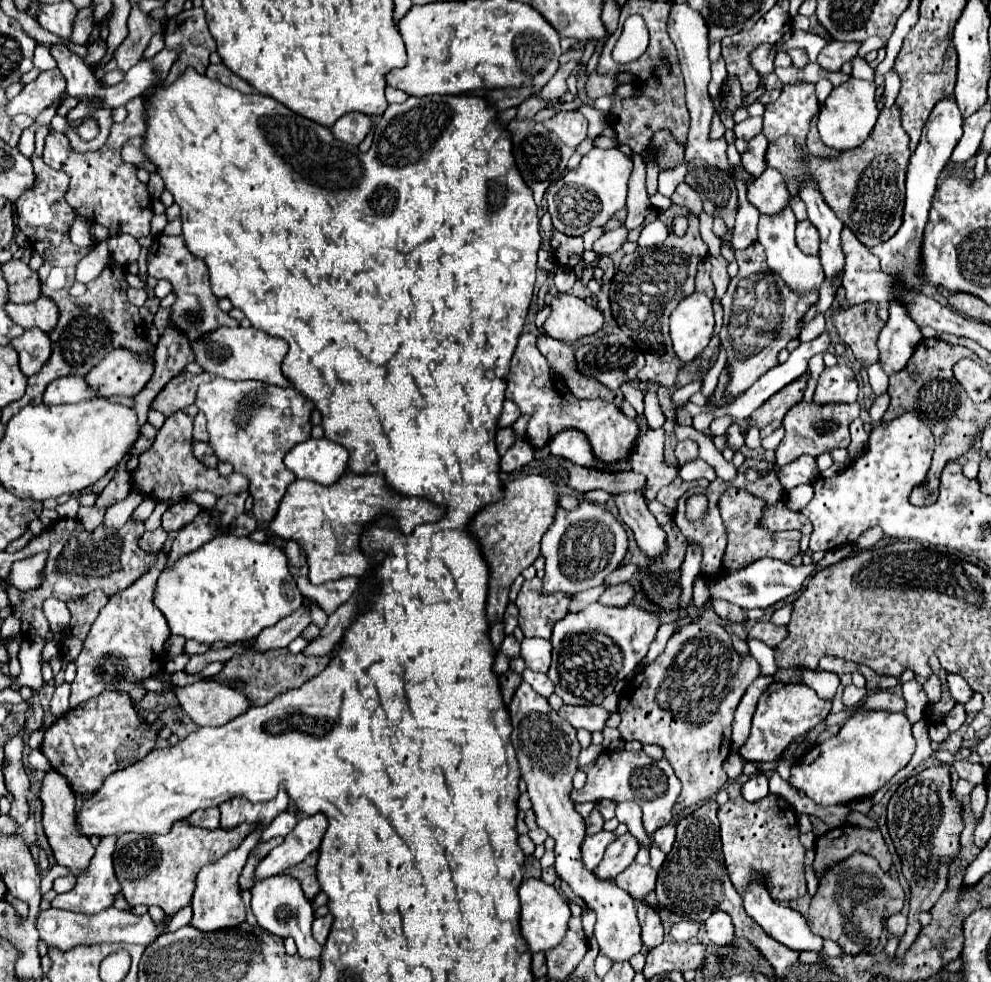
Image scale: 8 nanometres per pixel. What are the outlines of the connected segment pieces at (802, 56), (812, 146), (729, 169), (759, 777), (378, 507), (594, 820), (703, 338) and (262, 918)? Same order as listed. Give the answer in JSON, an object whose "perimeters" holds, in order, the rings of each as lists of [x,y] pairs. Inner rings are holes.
{"perimeters":[[[[803,48],[787,50],[787,54],[791,56],[791,60],[793,60],[793,66],[795,66],[795,68],[805,68],[805,66],[809,64],[809,56],[807,56],[807,52],[805,52]]],[[[813,120],[813,126],[811,126],[811,132],[807,136],[807,148],[811,152],[811,156],[817,156],[817,158],[837,158],[837,152],[831,150],[831,148],[825,148],[819,140],[819,134],[817,134],[817,126],[815,126],[815,120]]],[[[673,4],[671,14],[669,14],[669,24],[667,24],[667,32],[673,40],[673,44],[677,46],[679,52],[679,62],[681,62],[681,70],[683,70],[683,78],[685,78],[685,86],[687,86],[687,108],[689,108],[690,128],[689,138],[687,138],[687,150],[685,150],[685,162],[693,160],[693,158],[703,158],[709,164],[713,164],[715,168],[721,168],[727,176],[733,176],[733,166],[727,158],[727,142],[725,138],[721,140],[713,140],[709,138],[709,130],[711,130],[711,118],[715,114],[713,108],[713,100],[707,92],[707,84],[711,80],[711,70],[709,70],[709,58],[707,58],[707,24],[703,20],[703,16],[697,10],[691,10],[689,6],[681,6],[681,4]]],[[[755,774],[755,776],[751,776],[751,778],[743,784],[741,794],[743,794],[745,800],[749,802],[761,800],[761,798],[767,796],[767,784],[769,784],[769,778],[767,778],[765,774]]],[[[345,472],[335,484],[323,486],[311,480],[293,480],[281,500],[279,512],[269,524],[269,534],[281,540],[295,540],[307,556],[309,580],[313,584],[325,584],[345,576],[365,576],[377,562],[367,558],[359,548],[359,536],[365,524],[377,520],[377,516],[391,514],[399,520],[405,534],[413,532],[417,524],[437,522],[443,510],[429,500],[403,498],[385,486],[381,474],[351,474]],[[339,528],[339,542],[337,542]]],[[[593,810],[589,814],[589,818],[585,818],[585,824],[587,824],[587,834],[589,836],[591,834],[597,834],[599,830],[603,830],[603,816],[597,810]]],[[[693,292],[671,314],[671,340],[675,354],[689,362],[693,360],[707,344],[713,334],[713,306],[711,298]]],[[[279,874],[271,876],[269,880],[263,880],[251,888],[251,908],[257,918],[257,922],[271,934],[277,934],[281,938],[295,938],[299,954],[309,960],[319,960],[321,956],[321,946],[313,940],[311,936],[311,922],[315,920],[311,902],[305,898],[301,884],[297,878],[289,874]]]]}

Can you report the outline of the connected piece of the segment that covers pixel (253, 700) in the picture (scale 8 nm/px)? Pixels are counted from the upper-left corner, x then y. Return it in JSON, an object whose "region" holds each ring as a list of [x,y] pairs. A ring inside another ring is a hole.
{"region":[[[287,648],[279,650],[269,650],[265,654],[257,652],[247,652],[241,656],[235,656],[233,660],[223,664],[223,670],[217,674],[217,682],[225,684],[229,688],[235,688],[243,692],[249,698],[251,706],[263,706],[277,694],[301,686],[305,680],[315,676],[319,670],[325,668],[329,662],[329,656],[301,656],[301,654],[289,654]],[[251,664],[251,666],[249,666]]]}

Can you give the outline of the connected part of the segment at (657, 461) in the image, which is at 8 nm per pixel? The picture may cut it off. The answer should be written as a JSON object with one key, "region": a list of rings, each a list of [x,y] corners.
{"region":[[[649,430],[643,436],[643,442],[631,452],[633,472],[641,472],[647,476],[647,502],[655,498],[659,488],[671,484],[679,476],[679,470],[675,466],[663,464],[664,442],[663,430]]]}

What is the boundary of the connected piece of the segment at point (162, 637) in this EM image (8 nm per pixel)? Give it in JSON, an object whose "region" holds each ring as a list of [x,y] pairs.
{"region":[[[161,550],[155,566],[147,574],[143,574],[127,590],[111,596],[103,606],[83,642],[81,654],[75,660],[77,676],[71,684],[71,708],[77,708],[79,704],[99,696],[105,690],[125,690],[133,702],[139,702],[145,696],[145,690],[135,682],[149,678],[153,672],[161,672],[159,668],[163,664],[163,644],[171,632],[165,616],[161,616],[161,610],[153,604],[153,592],[157,578],[165,568],[165,558],[167,554]]]}

